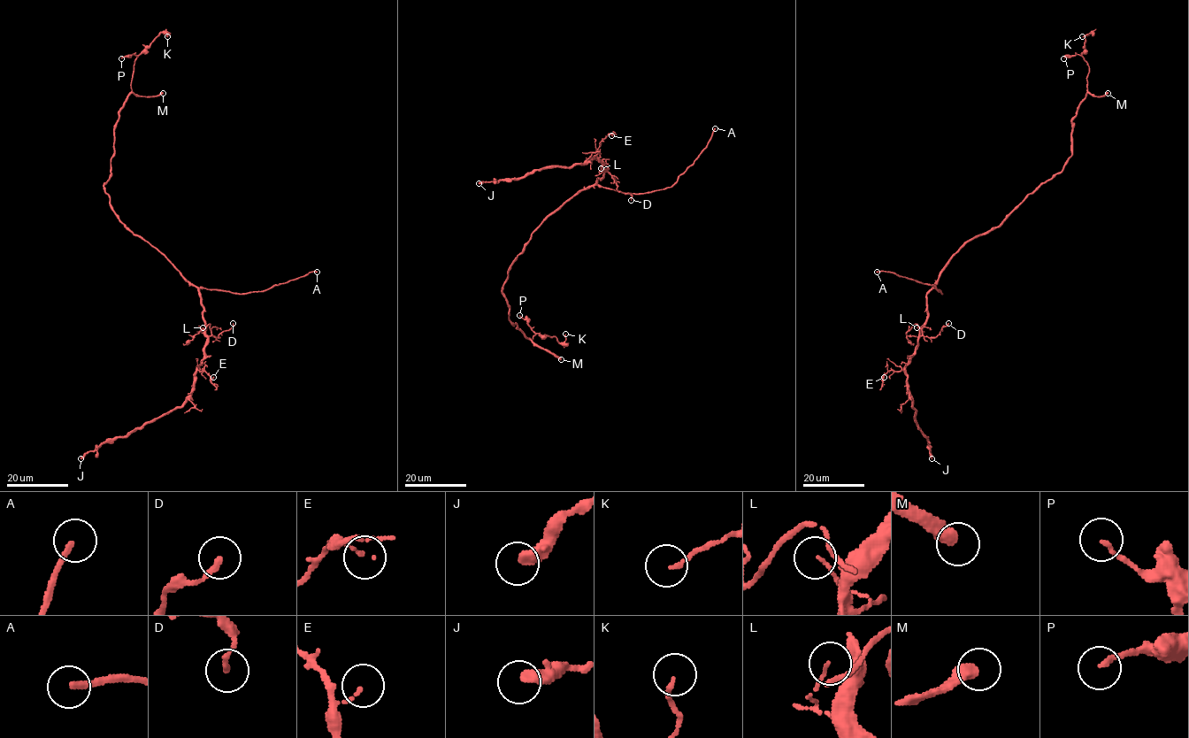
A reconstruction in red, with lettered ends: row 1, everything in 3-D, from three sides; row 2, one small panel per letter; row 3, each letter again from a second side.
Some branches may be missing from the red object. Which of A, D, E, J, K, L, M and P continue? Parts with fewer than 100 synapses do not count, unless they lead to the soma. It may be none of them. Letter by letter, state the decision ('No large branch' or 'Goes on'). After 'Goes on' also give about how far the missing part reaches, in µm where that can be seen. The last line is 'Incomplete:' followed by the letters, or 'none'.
A: Goes on. Missing length about 60 µm
D: No large branch
E: No large branch
J: Goes on. Missing length about 120 µm
K: No large branch
L: No large branch
M: Goes on. Missing length about 180 µm
P: No large branch
Incomplete: A, J, M

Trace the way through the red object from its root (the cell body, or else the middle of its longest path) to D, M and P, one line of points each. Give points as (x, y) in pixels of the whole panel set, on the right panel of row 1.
D: (962, 246), (950, 258), (926, 295), (927, 320), (919, 335), (937, 336), (948, 323)
M: (962, 246), (997, 227), (1062, 170), (1071, 155), (1072, 120), (1081, 101), (1086, 93), (1108, 93)
P: (962, 246), (997, 227), (1071, 155), (1072, 120), (1086, 92), (1089, 66), (1078, 54), (1063, 58)

